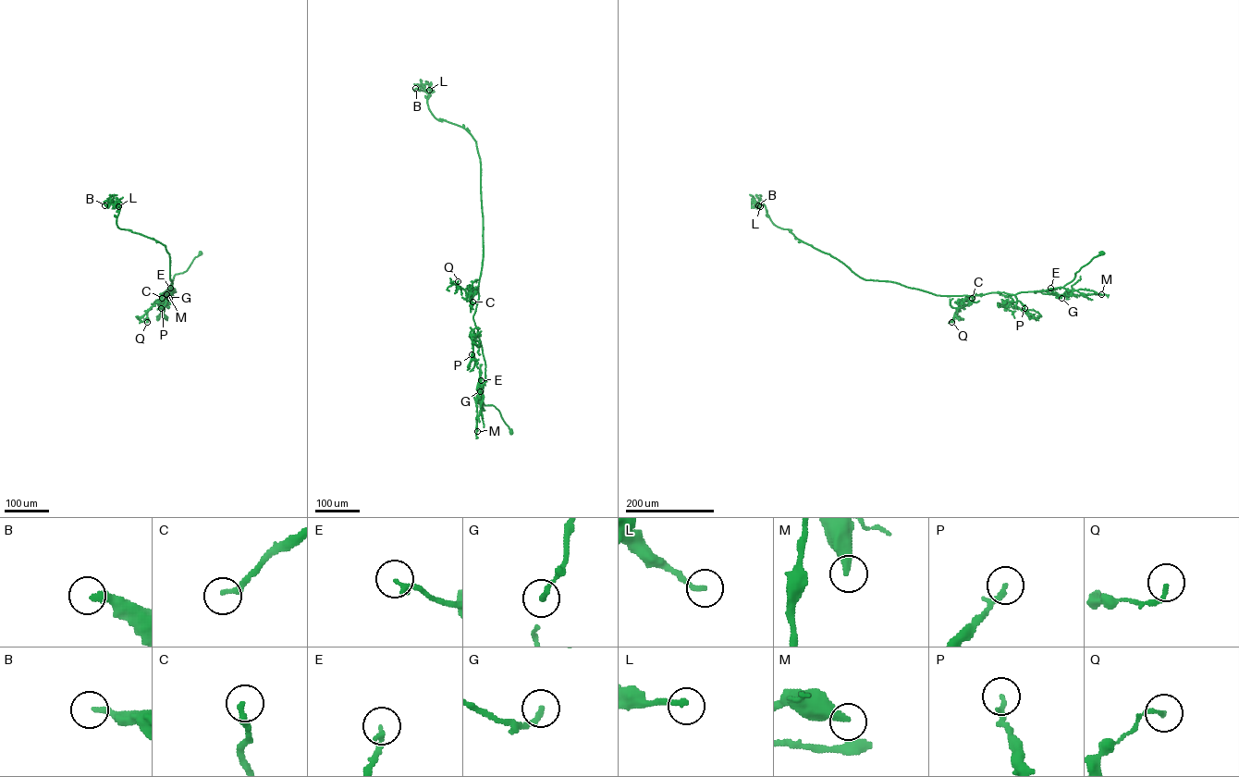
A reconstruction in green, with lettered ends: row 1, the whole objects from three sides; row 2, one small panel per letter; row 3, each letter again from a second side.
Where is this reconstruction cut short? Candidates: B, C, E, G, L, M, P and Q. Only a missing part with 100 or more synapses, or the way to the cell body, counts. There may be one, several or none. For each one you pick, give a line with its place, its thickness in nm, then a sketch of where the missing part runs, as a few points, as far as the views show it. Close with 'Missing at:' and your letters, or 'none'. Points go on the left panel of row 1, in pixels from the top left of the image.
Missing at: none

